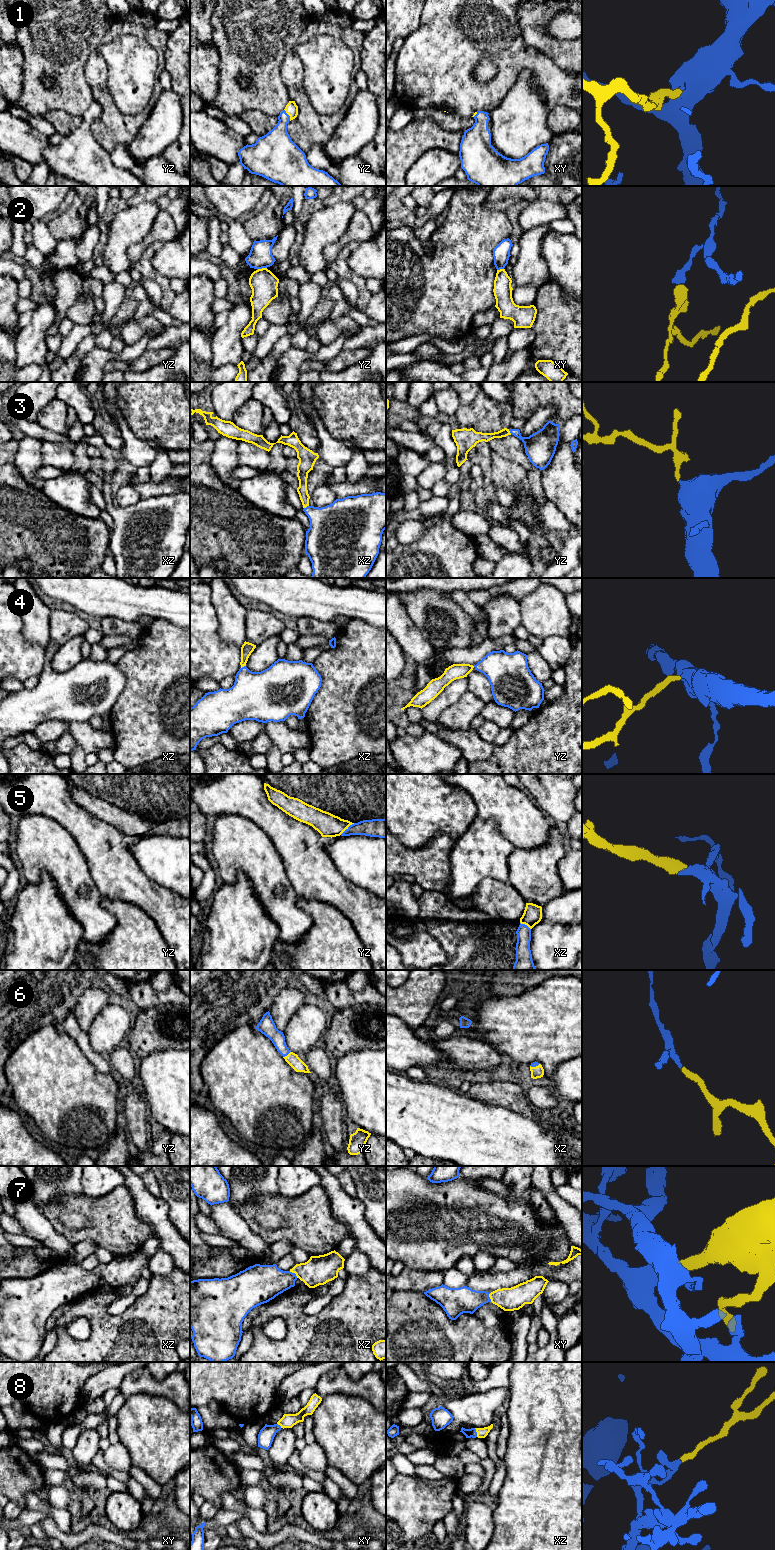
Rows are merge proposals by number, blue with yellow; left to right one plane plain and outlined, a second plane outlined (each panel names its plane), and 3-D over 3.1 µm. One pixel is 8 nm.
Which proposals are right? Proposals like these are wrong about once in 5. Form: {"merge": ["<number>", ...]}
{"merge": ["1", "3", "4", "5", "6", "7", "8"]}

